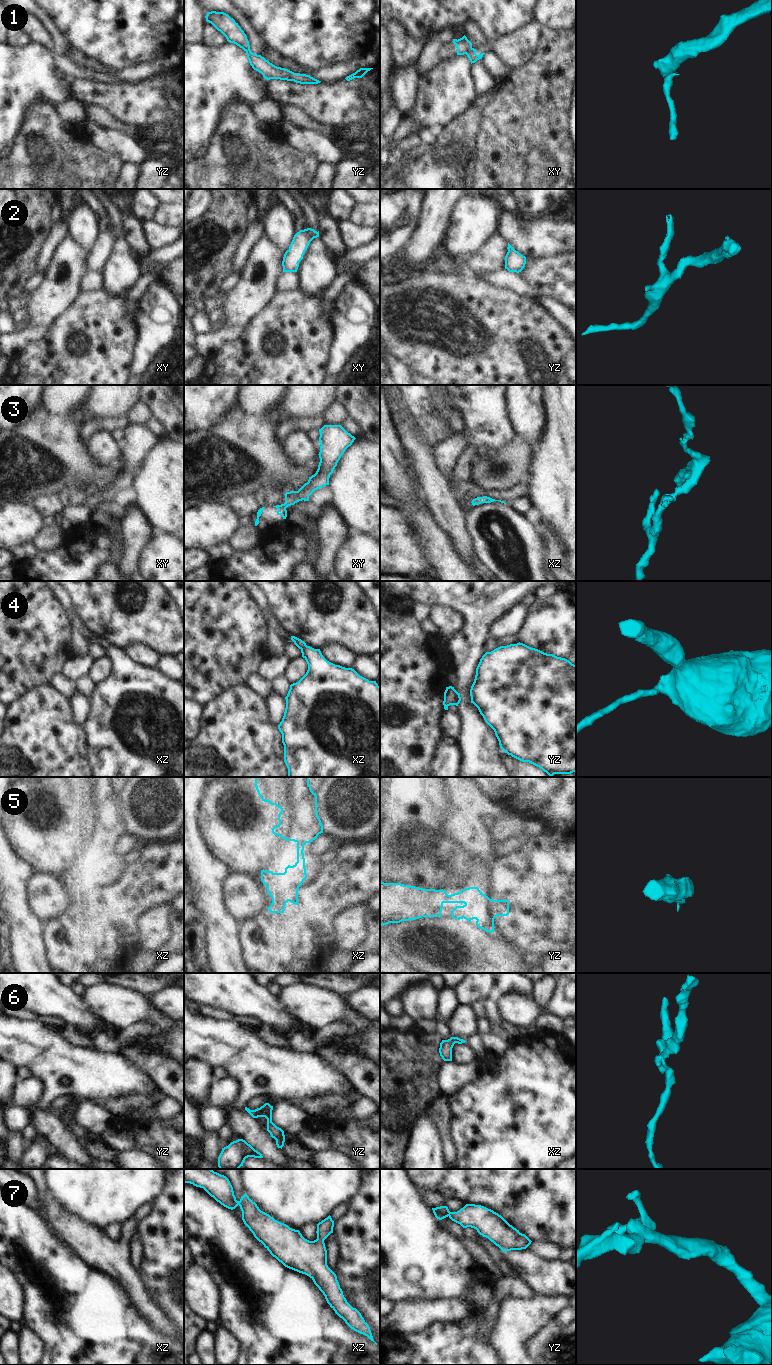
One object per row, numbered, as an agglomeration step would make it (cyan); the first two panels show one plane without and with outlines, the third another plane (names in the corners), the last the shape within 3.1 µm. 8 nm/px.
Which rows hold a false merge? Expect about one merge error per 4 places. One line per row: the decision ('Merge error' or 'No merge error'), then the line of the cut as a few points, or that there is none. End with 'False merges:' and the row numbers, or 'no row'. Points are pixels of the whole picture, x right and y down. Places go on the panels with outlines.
1: Merge error. Split along xy (471, 47), (465, 53)
2: No merge error. No split
3: No merge error. No split
4: No merge error. No split
5: No merge error. No split
6: No merge error. No split
7: No merge error. No split
False merges: 1.

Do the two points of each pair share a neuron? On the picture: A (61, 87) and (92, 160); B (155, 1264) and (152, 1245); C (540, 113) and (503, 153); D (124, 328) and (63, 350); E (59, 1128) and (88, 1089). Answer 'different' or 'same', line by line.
A: different
B: same
C: same
D: same
E: different

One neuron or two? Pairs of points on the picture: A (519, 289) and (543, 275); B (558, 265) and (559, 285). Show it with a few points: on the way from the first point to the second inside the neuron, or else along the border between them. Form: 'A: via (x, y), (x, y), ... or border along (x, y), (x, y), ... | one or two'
A: border along (518, 273), (541, 294) | two
B: via (558, 270), (559, 280) | one

